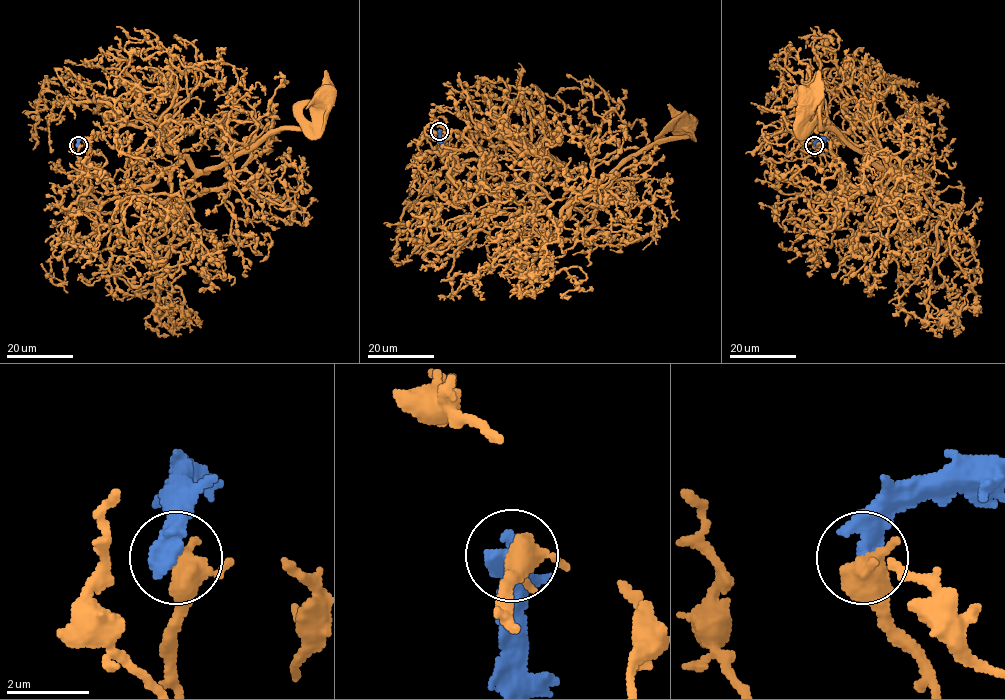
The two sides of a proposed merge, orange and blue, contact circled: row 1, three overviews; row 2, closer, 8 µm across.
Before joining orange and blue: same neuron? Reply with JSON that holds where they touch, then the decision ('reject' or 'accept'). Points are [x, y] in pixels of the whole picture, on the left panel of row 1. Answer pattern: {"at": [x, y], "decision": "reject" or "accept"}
{"at": [78, 145], "decision": "reject"}

